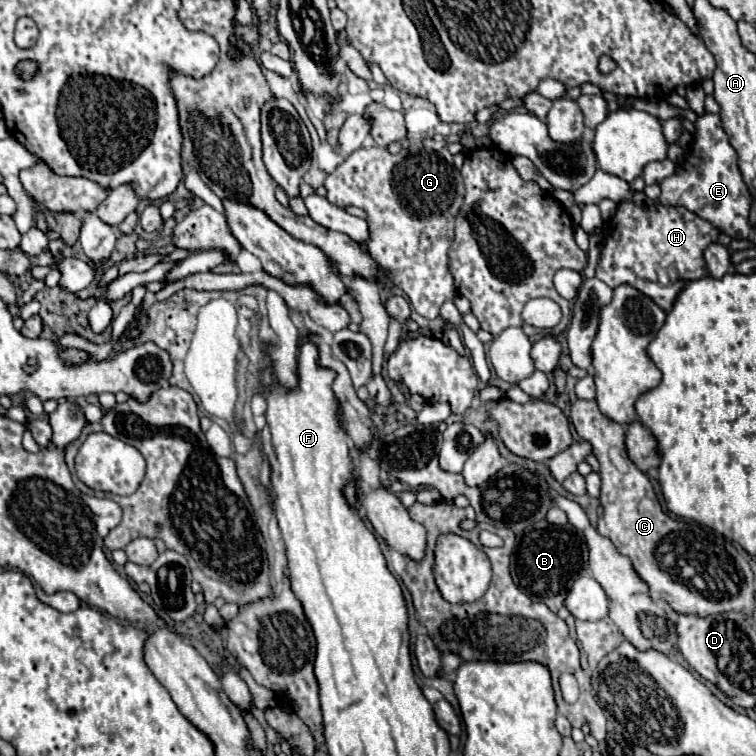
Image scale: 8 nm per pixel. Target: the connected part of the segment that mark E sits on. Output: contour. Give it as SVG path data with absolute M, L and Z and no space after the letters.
M704 115L694 121L694 137L690 153L676 165L676 173L660 183L660 203L666 207L686 207L698 217L710 221L720 233L732 239L750 237L748 213L752 207L752 195L738 169L736 151L728 143L728 135L722 129L718 115Z

